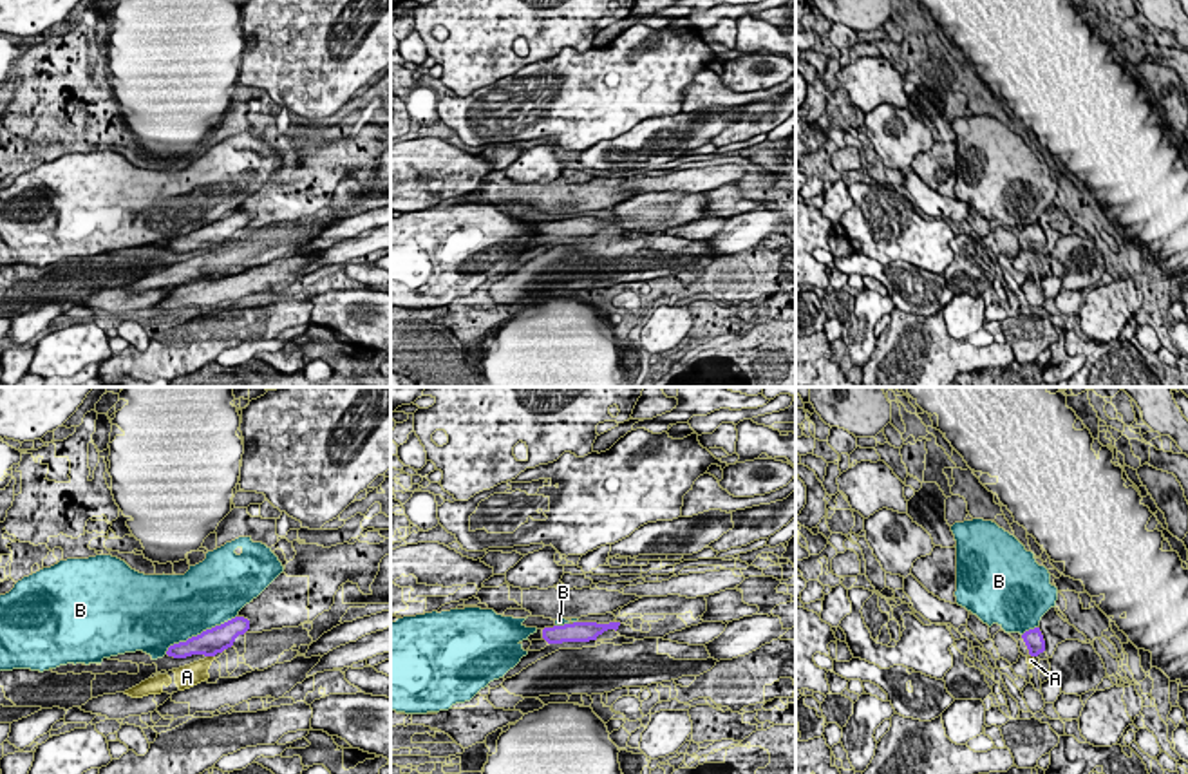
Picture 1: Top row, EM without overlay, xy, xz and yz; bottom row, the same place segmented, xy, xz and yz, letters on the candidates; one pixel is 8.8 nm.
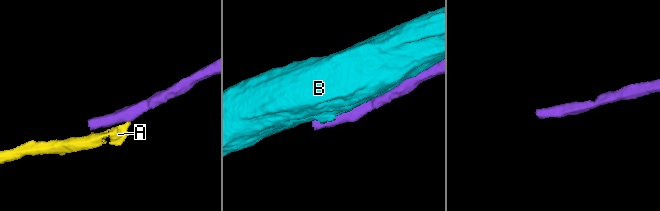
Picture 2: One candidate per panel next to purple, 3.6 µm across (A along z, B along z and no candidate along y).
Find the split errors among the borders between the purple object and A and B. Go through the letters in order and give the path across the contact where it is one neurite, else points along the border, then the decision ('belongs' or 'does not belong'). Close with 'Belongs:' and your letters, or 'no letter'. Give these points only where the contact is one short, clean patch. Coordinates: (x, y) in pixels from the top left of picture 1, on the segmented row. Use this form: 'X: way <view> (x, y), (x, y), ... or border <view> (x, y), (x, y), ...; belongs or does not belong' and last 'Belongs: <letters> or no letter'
A: border xy (207, 655), (214, 657); does not belong
B: does not belong
Belongs: no letter

